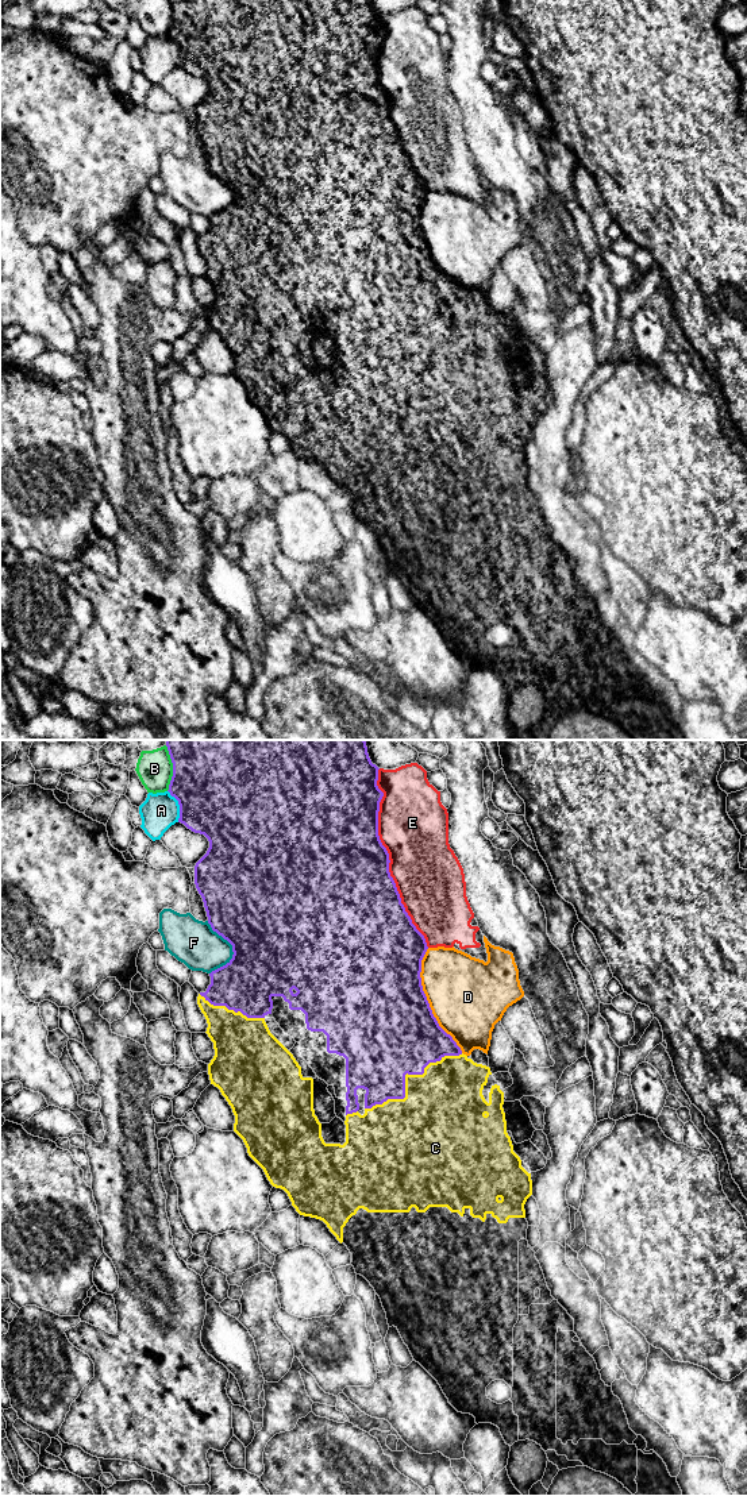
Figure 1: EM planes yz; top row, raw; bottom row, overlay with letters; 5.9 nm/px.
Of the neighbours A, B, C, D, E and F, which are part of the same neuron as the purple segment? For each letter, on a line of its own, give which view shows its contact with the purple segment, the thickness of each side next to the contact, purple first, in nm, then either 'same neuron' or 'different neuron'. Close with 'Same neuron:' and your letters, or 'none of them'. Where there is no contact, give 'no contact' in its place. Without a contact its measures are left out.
A: meets purple in yz; 500 nm thick on the purple side, 220 nm on the other; different neuron
B: meets purple in yz; 500 nm thick on the purple side, 220 nm on the other; different neuron
C: meets purple in yz; 480 nm thick on the purple side, 400 nm on the other; same neuron
D: meets purple in yz; 500 nm thick on the purple side, 460 nm on the other; different neuron
E: meets purple in yz; 500 nm thick on the purple side, 420 nm on the other; different neuron
F: meets purple in yz; 500 nm thick on the purple side, 280 nm on the other; different neuron
Same neuron: C

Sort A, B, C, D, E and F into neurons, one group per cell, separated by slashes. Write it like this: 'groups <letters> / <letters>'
groups A / B / C / D / E / F

